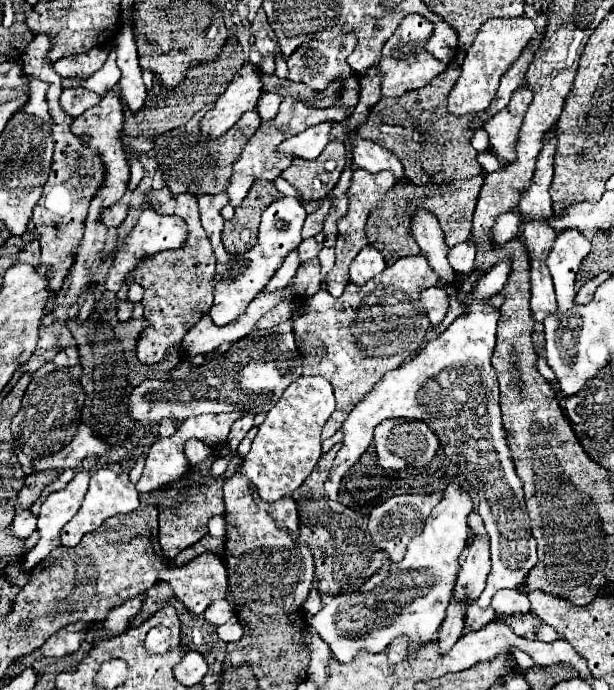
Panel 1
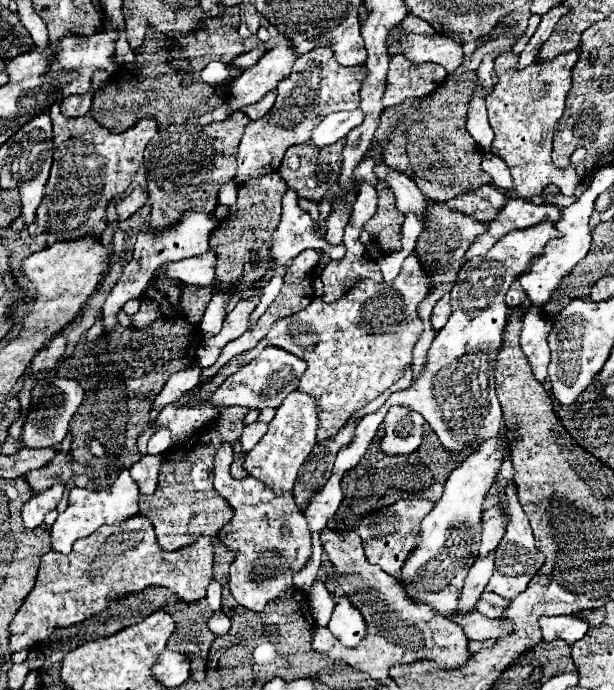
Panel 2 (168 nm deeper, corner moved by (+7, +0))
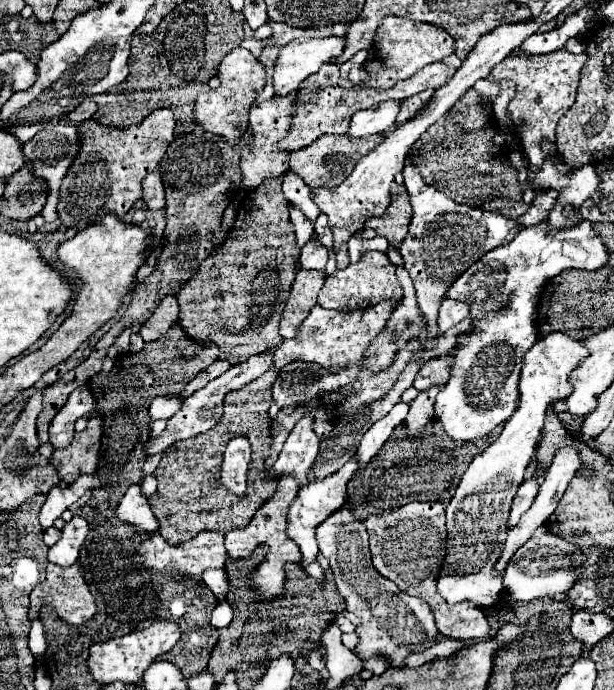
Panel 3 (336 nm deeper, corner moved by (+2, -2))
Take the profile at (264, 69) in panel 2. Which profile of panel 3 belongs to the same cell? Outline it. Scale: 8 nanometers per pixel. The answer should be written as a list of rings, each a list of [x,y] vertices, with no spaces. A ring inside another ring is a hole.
[[[299,37],[281,47],[273,73],[277,95],[293,93],[321,65],[337,59],[345,49],[345,37]]]

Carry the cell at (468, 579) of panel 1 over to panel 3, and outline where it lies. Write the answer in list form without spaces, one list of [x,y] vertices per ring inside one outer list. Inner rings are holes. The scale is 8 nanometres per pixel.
[[[531,477],[527,481],[523,481],[521,489],[517,491],[517,497],[513,499],[513,507],[511,507],[511,515],[509,515],[509,525],[515,525],[519,521],[519,517],[531,507],[535,495],[537,495],[537,489],[539,489],[539,477]]]

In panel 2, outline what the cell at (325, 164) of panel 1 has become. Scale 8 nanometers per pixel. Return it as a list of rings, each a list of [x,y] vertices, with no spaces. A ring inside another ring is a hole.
[[[344,139],[336,141],[334,145],[322,147],[322,149],[312,149],[310,143],[302,143],[296,147],[290,147],[280,163],[278,175],[286,181],[288,187],[292,187],[296,191],[296,195],[304,197],[304,199],[312,199],[312,201],[320,201],[330,189],[332,185],[338,181],[340,175],[340,165],[342,165],[342,147],[344,147]]]

